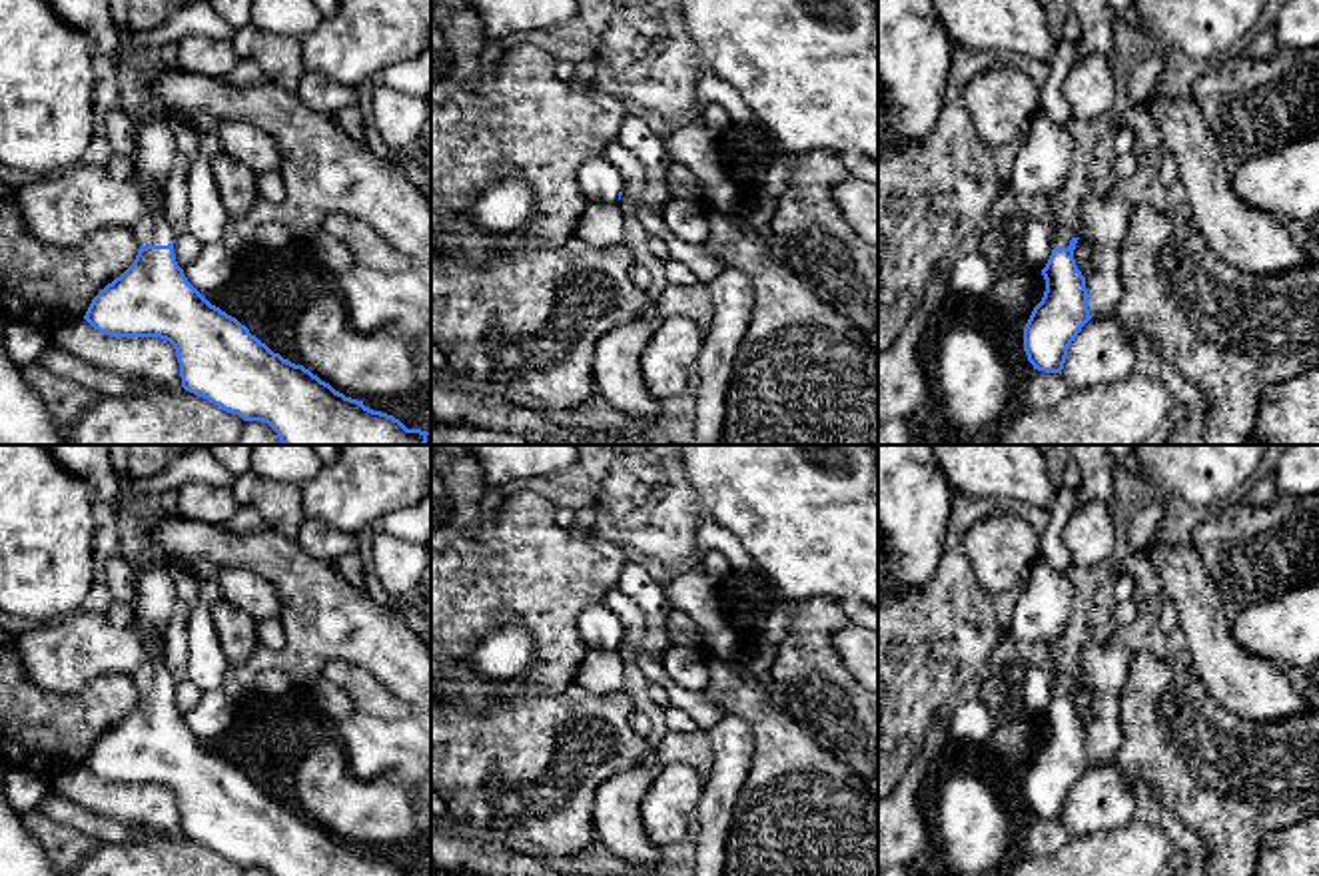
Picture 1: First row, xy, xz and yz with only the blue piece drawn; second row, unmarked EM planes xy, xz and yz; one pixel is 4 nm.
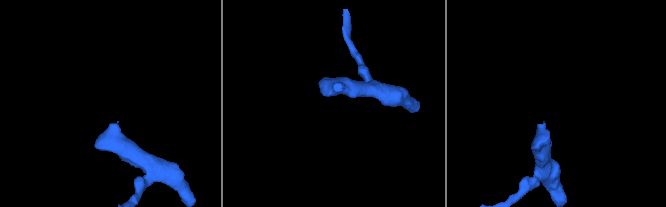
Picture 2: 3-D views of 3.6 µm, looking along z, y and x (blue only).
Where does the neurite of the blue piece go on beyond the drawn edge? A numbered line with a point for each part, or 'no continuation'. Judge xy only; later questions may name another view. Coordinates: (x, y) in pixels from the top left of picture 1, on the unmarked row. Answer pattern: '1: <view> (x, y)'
1: xy (154, 593)

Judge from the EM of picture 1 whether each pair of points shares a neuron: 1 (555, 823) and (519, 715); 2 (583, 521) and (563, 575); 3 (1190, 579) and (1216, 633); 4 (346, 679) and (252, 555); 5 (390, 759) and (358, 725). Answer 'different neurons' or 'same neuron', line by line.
1: same neuron
2: different neurons
3: same neuron
4: different neurons
5: same neuron

